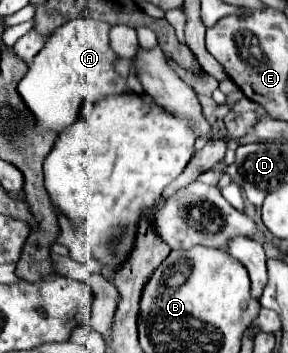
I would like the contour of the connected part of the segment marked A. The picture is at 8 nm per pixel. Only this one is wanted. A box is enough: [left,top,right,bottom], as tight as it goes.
[18,19,126,133]

